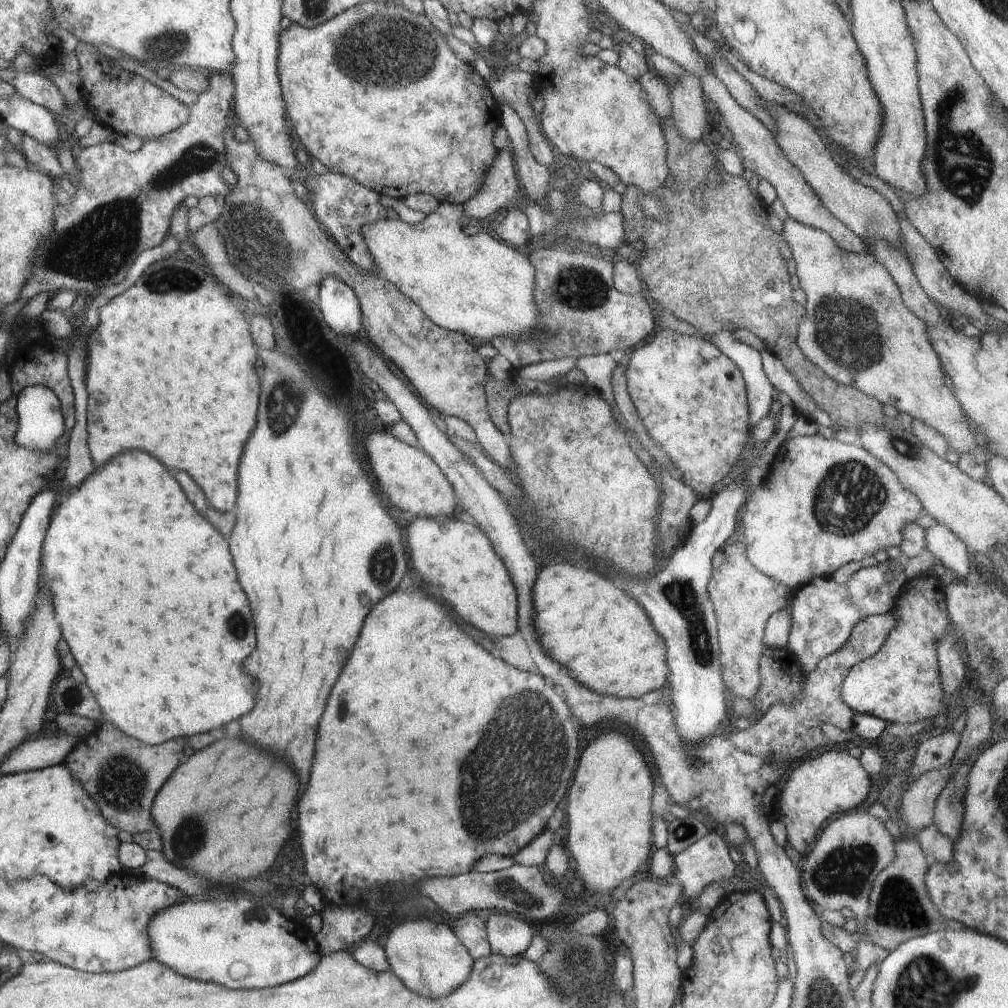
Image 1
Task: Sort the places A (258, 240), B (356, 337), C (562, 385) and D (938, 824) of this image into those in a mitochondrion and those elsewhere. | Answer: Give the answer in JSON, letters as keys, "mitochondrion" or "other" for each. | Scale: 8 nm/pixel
{"A":"mitochondrion","B":"other","C":"other","D":"other"}

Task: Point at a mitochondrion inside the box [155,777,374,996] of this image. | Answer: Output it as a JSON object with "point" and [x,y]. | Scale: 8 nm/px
{"point":[187,840]}

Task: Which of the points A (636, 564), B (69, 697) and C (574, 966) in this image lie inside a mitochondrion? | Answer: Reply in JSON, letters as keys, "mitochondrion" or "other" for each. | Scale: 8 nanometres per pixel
{"A":"other","B":"mitochondrion","C":"mitochondrion"}

